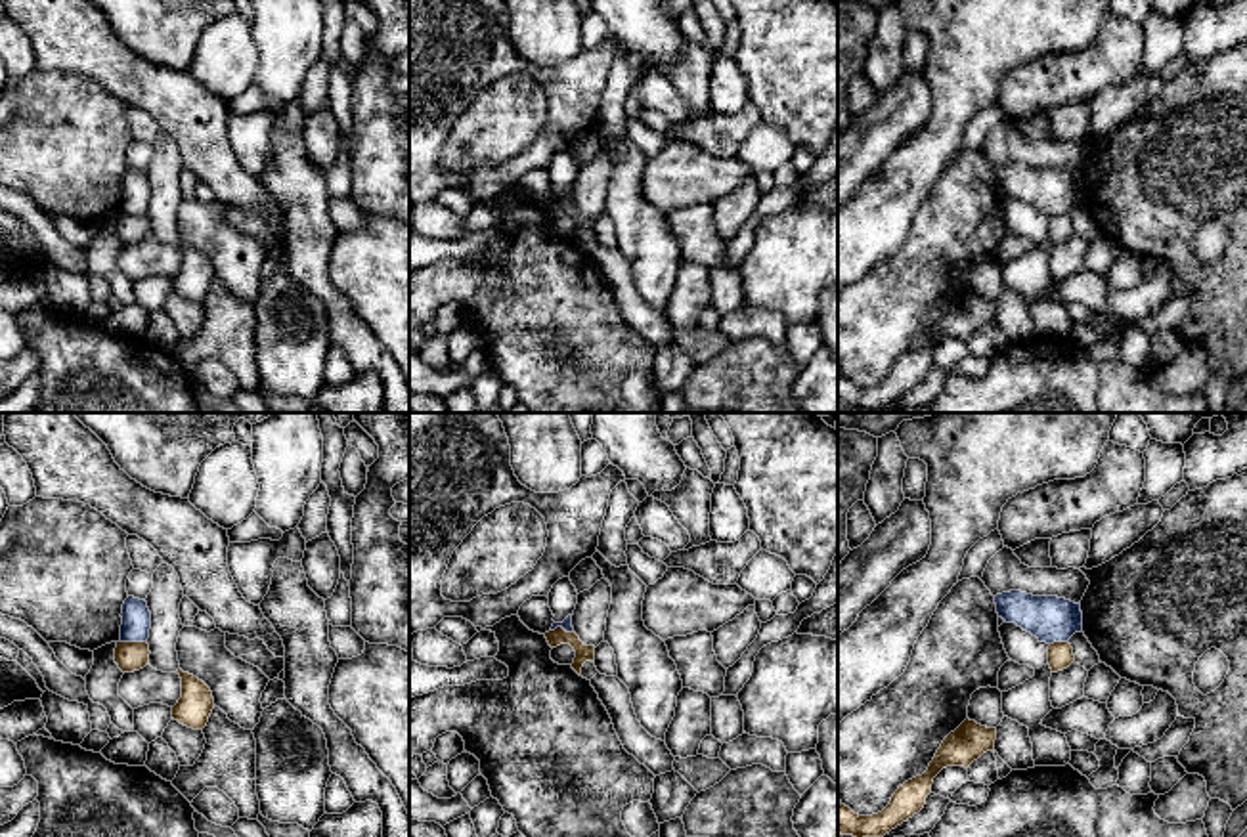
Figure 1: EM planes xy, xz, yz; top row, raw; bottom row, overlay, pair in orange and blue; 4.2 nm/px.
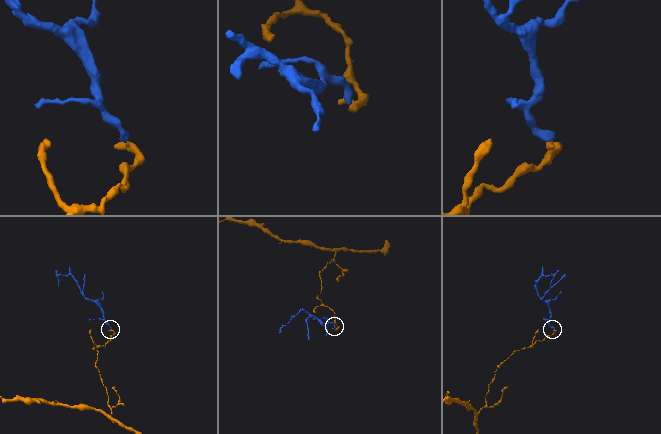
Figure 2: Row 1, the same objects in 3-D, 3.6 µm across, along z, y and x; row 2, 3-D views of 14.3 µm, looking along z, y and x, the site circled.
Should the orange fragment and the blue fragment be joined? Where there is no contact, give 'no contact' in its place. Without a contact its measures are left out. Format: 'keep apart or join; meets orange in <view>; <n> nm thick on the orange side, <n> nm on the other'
keep apart; meets orange in xy; 130 nm thick on the orange side, 130 nm on the other

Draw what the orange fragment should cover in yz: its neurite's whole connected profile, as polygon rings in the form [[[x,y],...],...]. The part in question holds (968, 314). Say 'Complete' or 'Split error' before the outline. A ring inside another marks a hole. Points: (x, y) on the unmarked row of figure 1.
Complete. [[[966,290],[954,304],[951,304],[933,333],[922,348],[916,348],[893,365],[889,376],[872,388],[859,388],[849,378],[838,376],[838,403],[842,407],[884,409],[914,386],[918,386],[926,369],[931,365],[933,350],[947,338],[968,340],[983,325],[995,323],[996,300],[987,300],[975,292]]]

